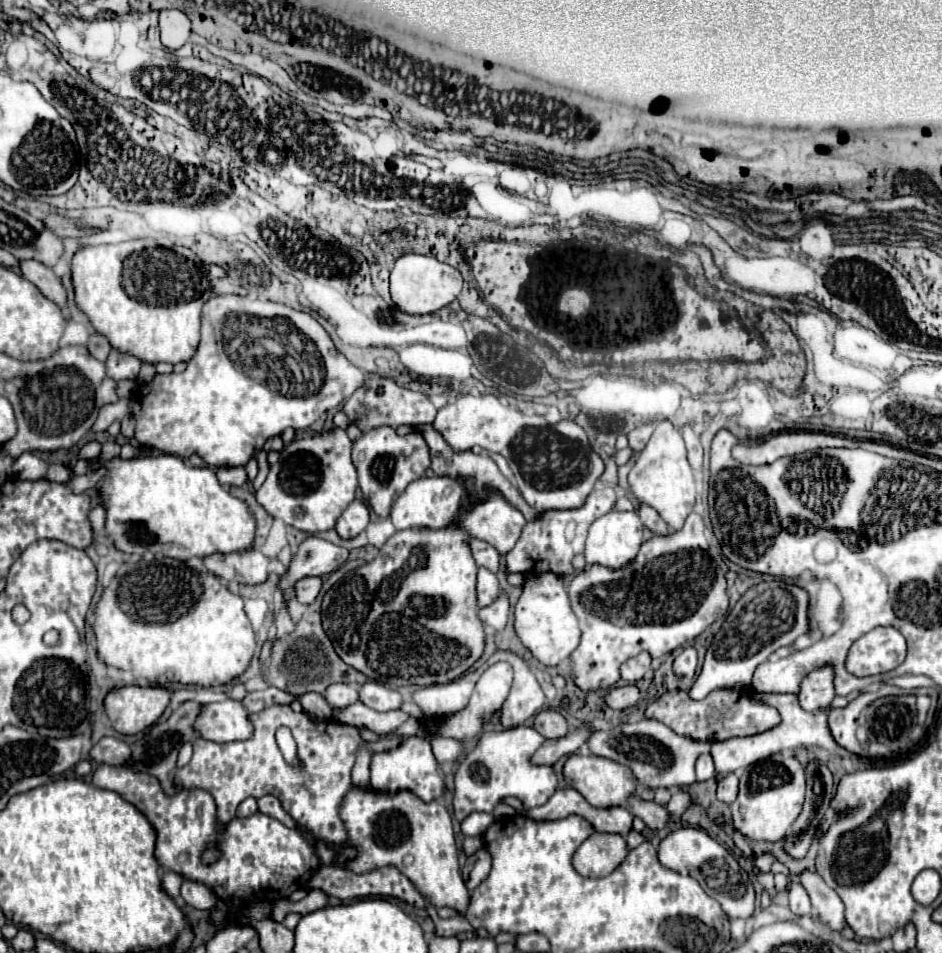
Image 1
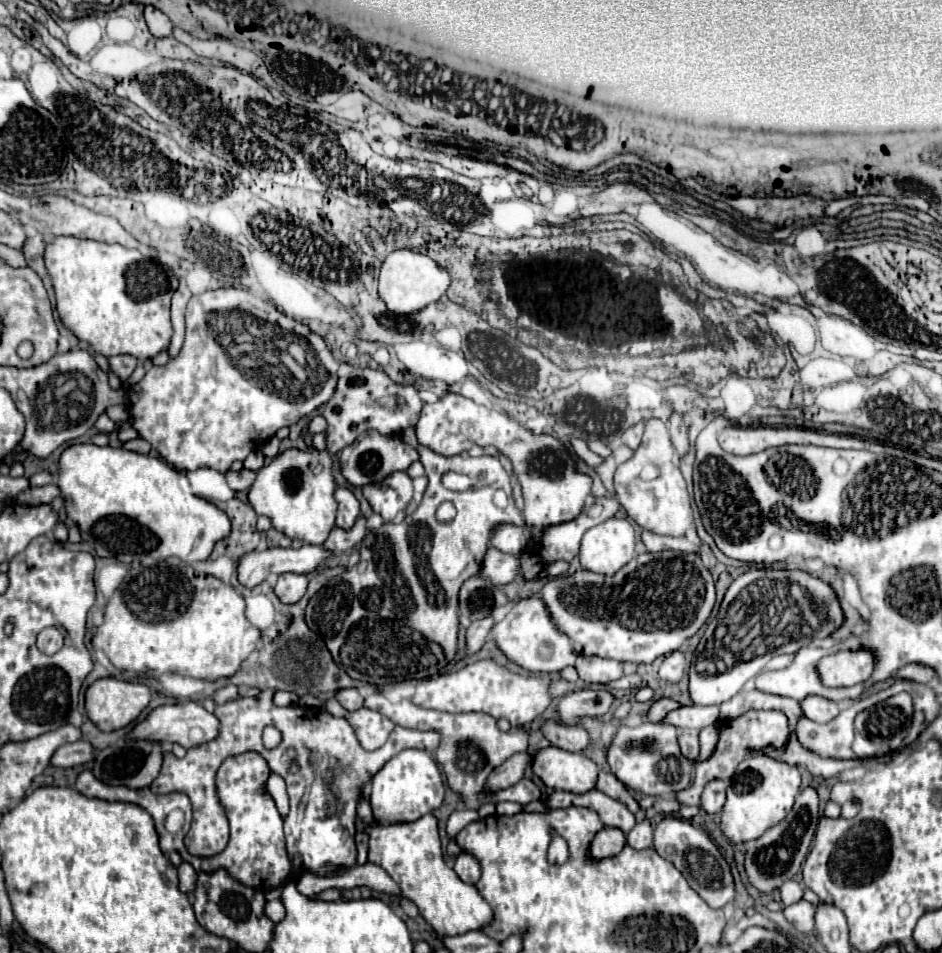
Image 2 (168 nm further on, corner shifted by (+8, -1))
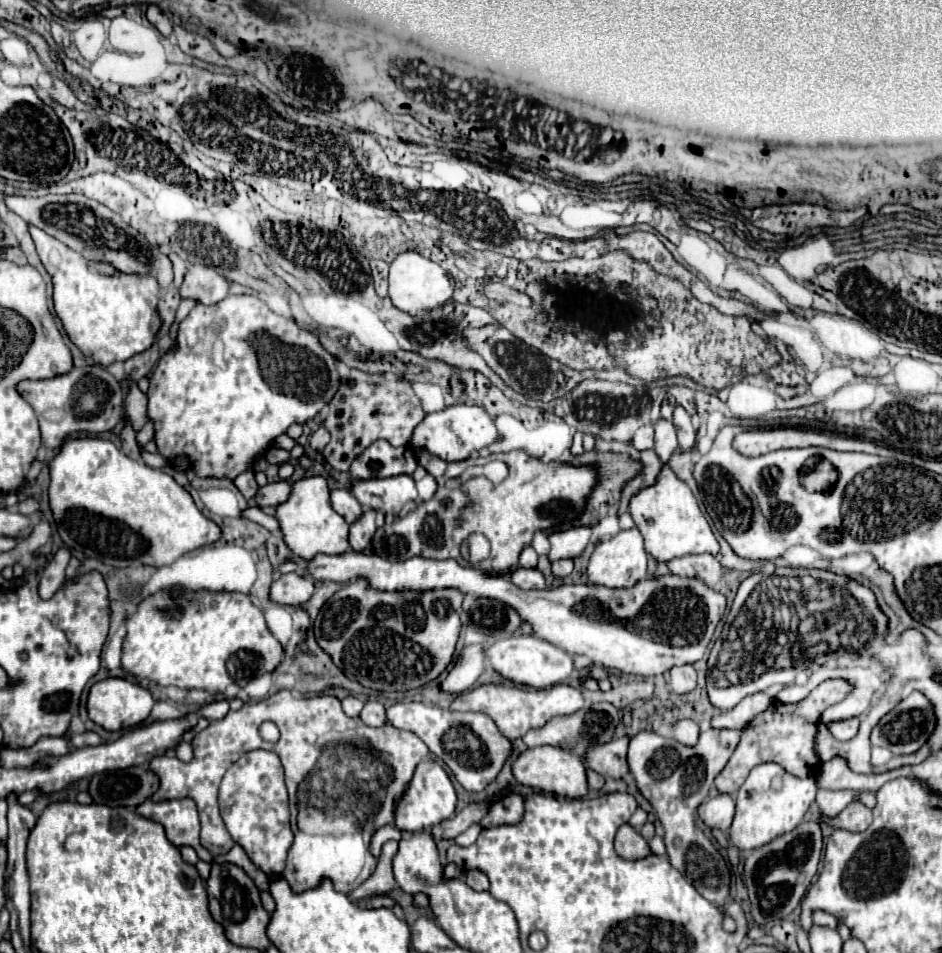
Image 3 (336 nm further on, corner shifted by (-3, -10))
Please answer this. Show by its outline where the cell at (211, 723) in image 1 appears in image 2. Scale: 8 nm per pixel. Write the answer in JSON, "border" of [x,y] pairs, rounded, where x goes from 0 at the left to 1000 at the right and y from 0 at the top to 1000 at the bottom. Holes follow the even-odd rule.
{"border":[[[190,737],[182,741],[169,741],[158,747],[158,751],[143,760],[141,766],[135,770],[137,776],[160,776],[160,779],[171,779],[171,781],[192,781],[194,785],[205,785],[209,781],[218,781],[226,774],[230,774],[232,760],[230,753],[220,747],[213,739],[209,737]]]}

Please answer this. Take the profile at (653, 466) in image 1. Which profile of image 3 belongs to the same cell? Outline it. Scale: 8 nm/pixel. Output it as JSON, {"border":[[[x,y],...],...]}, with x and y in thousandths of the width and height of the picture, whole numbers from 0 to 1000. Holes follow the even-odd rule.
{"border":[[[707,440],[696,442],[694,450],[696,450],[694,473],[703,484],[703,492],[701,492],[694,509],[679,513],[669,524],[669,540],[671,540],[677,557],[684,563],[686,578],[692,584],[696,584],[699,589],[711,589],[715,584],[724,584],[730,580],[756,580],[756,582],[760,582],[764,578],[764,572],[762,572],[760,563],[756,561],[754,551],[747,545],[747,540],[739,528],[739,522],[735,519],[732,511],[724,503],[720,503],[718,496],[709,488],[711,480],[722,471],[720,461],[718,461],[718,450]]]}

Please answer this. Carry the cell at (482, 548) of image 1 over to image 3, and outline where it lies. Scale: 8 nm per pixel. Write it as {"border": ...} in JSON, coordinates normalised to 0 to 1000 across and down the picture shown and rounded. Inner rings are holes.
{"border":[[[550,595],[541,601],[541,610],[550,614],[552,618],[577,618],[580,616],[580,608],[571,597]]]}

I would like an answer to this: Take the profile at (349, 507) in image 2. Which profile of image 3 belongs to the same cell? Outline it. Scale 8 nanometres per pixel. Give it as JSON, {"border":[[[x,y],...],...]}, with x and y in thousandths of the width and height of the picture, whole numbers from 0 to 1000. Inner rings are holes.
{"border":[[[357,513],[350,517],[350,528],[355,532],[357,538],[361,538],[369,549],[378,547],[384,542],[386,534],[384,530],[378,526],[378,522],[374,522],[374,517],[369,513]]]}

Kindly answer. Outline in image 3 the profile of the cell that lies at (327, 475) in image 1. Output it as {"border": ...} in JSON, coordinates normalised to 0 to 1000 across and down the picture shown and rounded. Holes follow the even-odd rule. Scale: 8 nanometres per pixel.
{"border":[[[342,498],[335,501],[323,501],[310,507],[310,517],[306,519],[306,526],[301,530],[293,532],[291,542],[297,549],[297,555],[301,559],[304,572],[321,587],[331,587],[335,580],[346,582],[361,582],[372,576],[369,572],[369,549],[365,542],[361,542],[352,530],[350,530],[350,513],[348,505]]]}

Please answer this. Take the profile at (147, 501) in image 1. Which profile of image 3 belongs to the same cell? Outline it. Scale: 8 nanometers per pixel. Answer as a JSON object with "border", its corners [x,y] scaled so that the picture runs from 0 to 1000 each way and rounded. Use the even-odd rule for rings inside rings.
{"border":[[[72,461],[53,488],[53,534],[68,570],[89,582],[106,587],[117,595],[172,595],[183,593],[195,580],[229,570],[234,553],[221,545],[206,528],[202,517],[185,505],[183,498],[142,484],[113,461]]]}

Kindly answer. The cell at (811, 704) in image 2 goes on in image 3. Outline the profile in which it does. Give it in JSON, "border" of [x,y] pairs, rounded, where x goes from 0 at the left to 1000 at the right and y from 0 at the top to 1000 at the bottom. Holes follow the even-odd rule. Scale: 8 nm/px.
{"border":[[[904,752],[900,757],[883,757],[883,761],[879,761],[879,765],[890,778],[900,778],[909,771],[911,761],[913,761],[913,757],[909,752]]]}

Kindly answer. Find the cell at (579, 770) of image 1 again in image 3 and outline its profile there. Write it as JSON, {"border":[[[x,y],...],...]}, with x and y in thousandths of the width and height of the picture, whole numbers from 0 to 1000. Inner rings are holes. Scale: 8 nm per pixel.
{"border":[[[567,784],[556,788],[548,801],[546,801],[546,815],[552,824],[561,824],[571,830],[590,832],[605,838],[616,838],[624,834],[624,820],[622,820],[622,803],[618,794],[611,794],[611,790],[603,790],[603,786],[594,784]]]}

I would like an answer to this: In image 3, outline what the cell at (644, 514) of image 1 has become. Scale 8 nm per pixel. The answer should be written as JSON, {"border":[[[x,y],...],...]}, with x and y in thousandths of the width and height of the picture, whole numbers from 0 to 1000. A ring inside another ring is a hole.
{"border":[[[754,580],[720,584],[720,587],[709,589],[707,593],[713,601],[718,601],[722,605],[743,605],[754,616],[760,616],[760,612],[766,605],[766,593]]]}

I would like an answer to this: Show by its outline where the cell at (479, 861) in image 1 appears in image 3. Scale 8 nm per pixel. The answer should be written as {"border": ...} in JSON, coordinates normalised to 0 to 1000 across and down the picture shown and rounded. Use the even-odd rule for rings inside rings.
{"border":[[[507,912],[497,914],[497,916],[493,918],[493,924],[495,924],[501,933],[505,933],[505,935],[518,935],[518,931],[520,931],[520,924],[518,924],[516,916],[512,916],[512,914],[507,914]]]}

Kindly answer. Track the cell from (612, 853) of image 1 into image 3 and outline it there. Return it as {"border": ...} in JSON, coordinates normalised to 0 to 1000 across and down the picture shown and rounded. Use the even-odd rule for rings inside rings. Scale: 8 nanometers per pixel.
{"border":[[[660,866],[656,870],[652,891],[660,901],[682,901],[690,895],[688,885],[669,866]]]}

